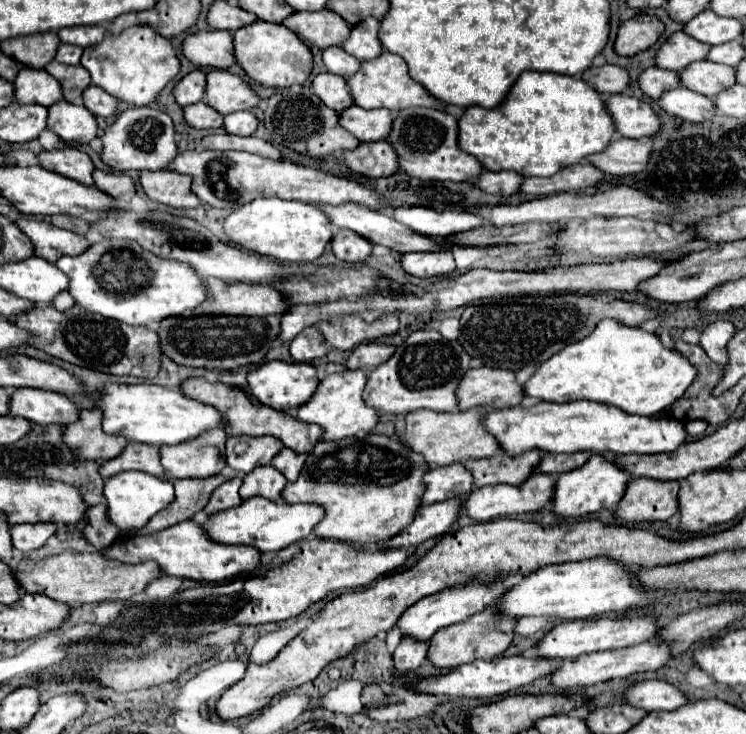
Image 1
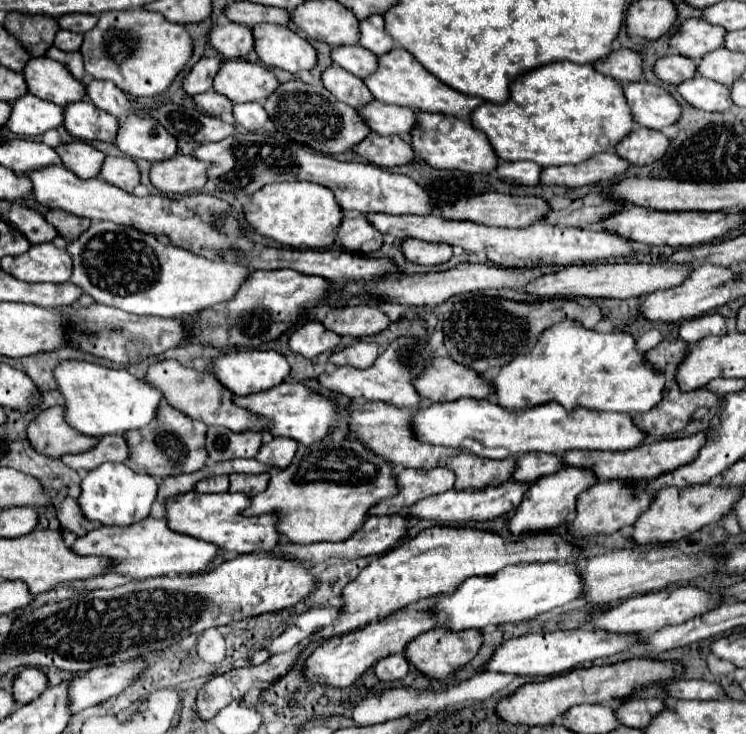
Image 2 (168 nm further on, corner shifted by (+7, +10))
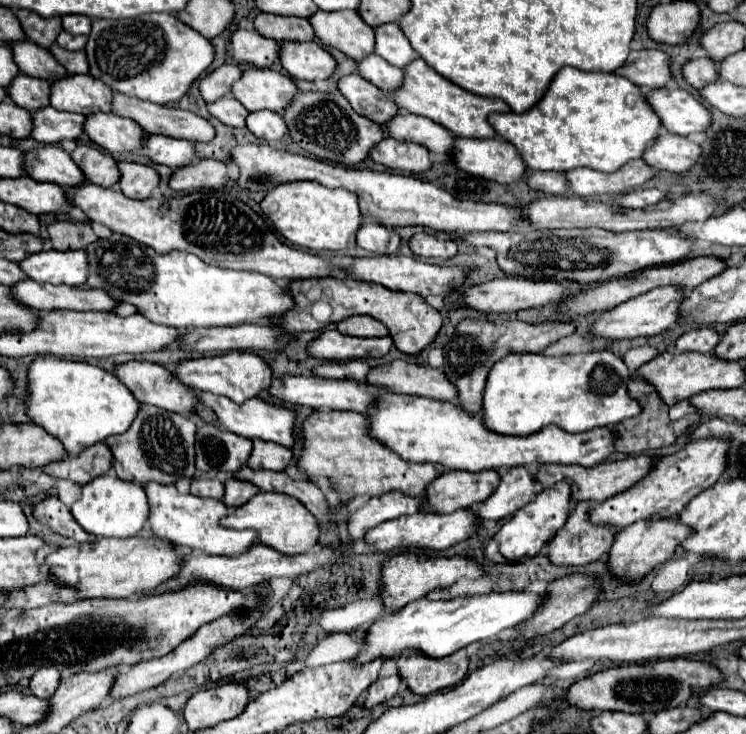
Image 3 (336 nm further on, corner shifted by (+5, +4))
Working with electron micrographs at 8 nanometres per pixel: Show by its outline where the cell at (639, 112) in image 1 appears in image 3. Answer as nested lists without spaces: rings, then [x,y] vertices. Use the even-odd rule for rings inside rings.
[[[658,88],[646,94],[646,102],[672,134],[686,136],[690,132],[704,132],[710,126],[710,112],[686,90]]]

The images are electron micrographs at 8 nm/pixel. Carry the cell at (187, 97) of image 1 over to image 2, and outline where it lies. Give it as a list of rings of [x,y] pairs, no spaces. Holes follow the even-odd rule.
[[[202,58],[184,78],[184,90],[190,96],[212,90],[212,80],[216,76],[216,70],[220,70],[220,64],[222,64],[220,58]]]

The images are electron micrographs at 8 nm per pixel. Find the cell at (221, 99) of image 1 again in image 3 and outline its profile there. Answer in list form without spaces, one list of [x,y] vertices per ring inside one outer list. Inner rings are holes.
[[[252,68],[242,70],[240,80],[232,84],[232,96],[248,110],[282,110],[288,106],[292,96],[298,92],[290,76],[280,74],[270,68]]]

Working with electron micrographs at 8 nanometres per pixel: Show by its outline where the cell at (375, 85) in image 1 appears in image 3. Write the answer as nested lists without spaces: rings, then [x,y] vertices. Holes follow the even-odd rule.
[[[422,58],[412,60],[402,70],[404,70],[404,80],[402,80],[400,88],[390,92],[390,98],[400,108],[400,112],[414,112],[414,114],[426,116],[456,136],[492,138],[492,136],[496,136],[496,132],[488,124],[488,114],[510,110],[498,98],[484,98],[484,96],[476,96],[472,92],[458,88],[450,80],[446,80],[438,72],[434,72]]]

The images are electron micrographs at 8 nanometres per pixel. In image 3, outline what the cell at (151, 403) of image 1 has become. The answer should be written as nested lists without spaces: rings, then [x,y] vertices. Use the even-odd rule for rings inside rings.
[[[38,356],[28,370],[28,386],[30,400],[26,414],[32,418],[32,422],[40,424],[44,430],[58,436],[70,454],[78,454],[84,446],[102,442],[112,434],[126,432],[140,410],[140,402],[136,402],[132,392],[120,382],[118,376],[80,360],[58,360],[52,356]]]

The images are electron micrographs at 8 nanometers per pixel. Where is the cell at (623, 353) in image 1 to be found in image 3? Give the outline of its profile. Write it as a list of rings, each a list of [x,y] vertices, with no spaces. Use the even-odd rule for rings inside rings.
[[[610,352],[542,356],[508,354],[488,374],[484,390],[484,422],[498,434],[524,436],[556,424],[566,432],[586,432],[598,426],[614,426],[642,412],[626,386],[630,380],[624,360]]]

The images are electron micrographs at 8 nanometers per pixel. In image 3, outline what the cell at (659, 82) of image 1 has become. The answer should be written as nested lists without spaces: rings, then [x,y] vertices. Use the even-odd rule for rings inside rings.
[[[696,58],[696,60],[688,60],[684,66],[682,66],[682,76],[684,80],[694,86],[694,88],[702,88],[706,82],[704,82],[704,72],[706,72],[706,82],[710,80],[716,80],[716,64],[710,60],[710,58]]]

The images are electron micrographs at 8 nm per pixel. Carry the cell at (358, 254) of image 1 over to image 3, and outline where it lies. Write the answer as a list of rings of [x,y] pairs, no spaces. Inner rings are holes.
[[[368,222],[362,224],[356,232],[356,244],[374,254],[394,254],[398,250],[400,238],[394,230],[388,230],[386,226],[376,222]]]

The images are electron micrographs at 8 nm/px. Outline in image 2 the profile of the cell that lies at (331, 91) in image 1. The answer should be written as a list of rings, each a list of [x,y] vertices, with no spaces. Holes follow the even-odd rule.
[[[338,66],[328,68],[322,74],[322,82],[340,102],[344,102],[356,110],[374,100],[372,92],[366,88],[366,84],[360,78],[346,72],[344,68],[338,68]]]

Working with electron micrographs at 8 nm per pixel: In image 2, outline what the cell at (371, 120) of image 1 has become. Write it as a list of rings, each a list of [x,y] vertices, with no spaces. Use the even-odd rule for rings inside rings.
[[[378,100],[360,108],[364,122],[378,134],[398,134],[406,136],[412,132],[412,124],[416,124],[416,116],[410,108],[382,104]]]

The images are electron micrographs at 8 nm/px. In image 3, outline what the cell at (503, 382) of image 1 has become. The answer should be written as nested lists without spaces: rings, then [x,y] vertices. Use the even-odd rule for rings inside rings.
[[[394,360],[392,364],[372,368],[366,380],[372,386],[386,388],[394,394],[412,394],[450,402],[456,402],[458,398],[456,386],[446,378],[446,374],[440,368],[418,366],[402,360]]]

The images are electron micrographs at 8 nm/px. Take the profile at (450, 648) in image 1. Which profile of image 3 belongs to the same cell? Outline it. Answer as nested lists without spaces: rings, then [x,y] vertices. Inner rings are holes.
[[[406,650],[398,658],[398,672],[408,688],[420,696],[452,688],[468,674],[468,654],[458,650],[450,658],[430,658],[420,650]]]

